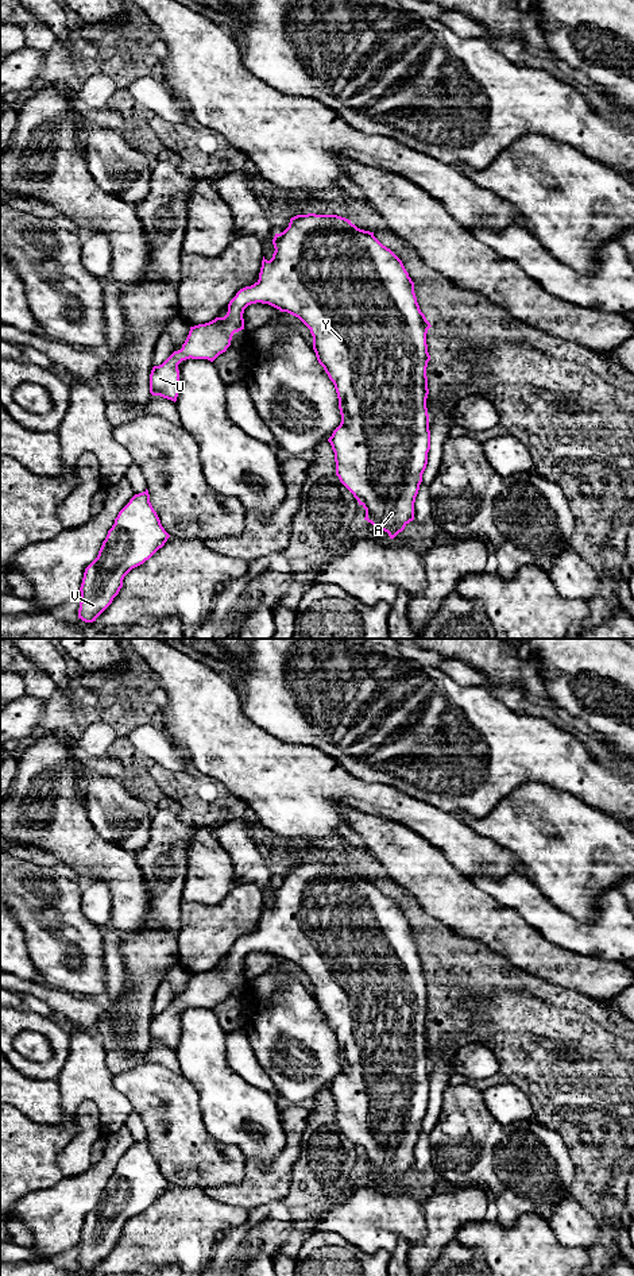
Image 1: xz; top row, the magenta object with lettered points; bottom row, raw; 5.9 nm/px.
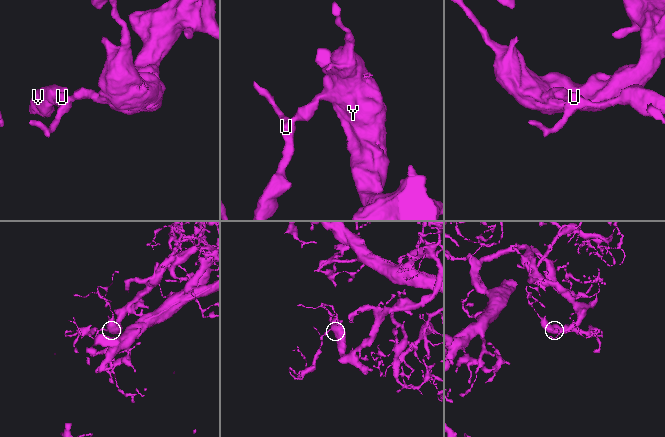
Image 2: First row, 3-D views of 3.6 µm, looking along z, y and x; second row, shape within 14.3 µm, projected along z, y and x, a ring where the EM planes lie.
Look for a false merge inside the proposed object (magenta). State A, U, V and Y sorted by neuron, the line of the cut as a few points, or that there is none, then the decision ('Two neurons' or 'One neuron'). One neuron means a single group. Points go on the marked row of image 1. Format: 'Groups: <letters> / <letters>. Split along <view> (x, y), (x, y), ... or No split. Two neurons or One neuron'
Groups: A U V Y. No split. One neuron

